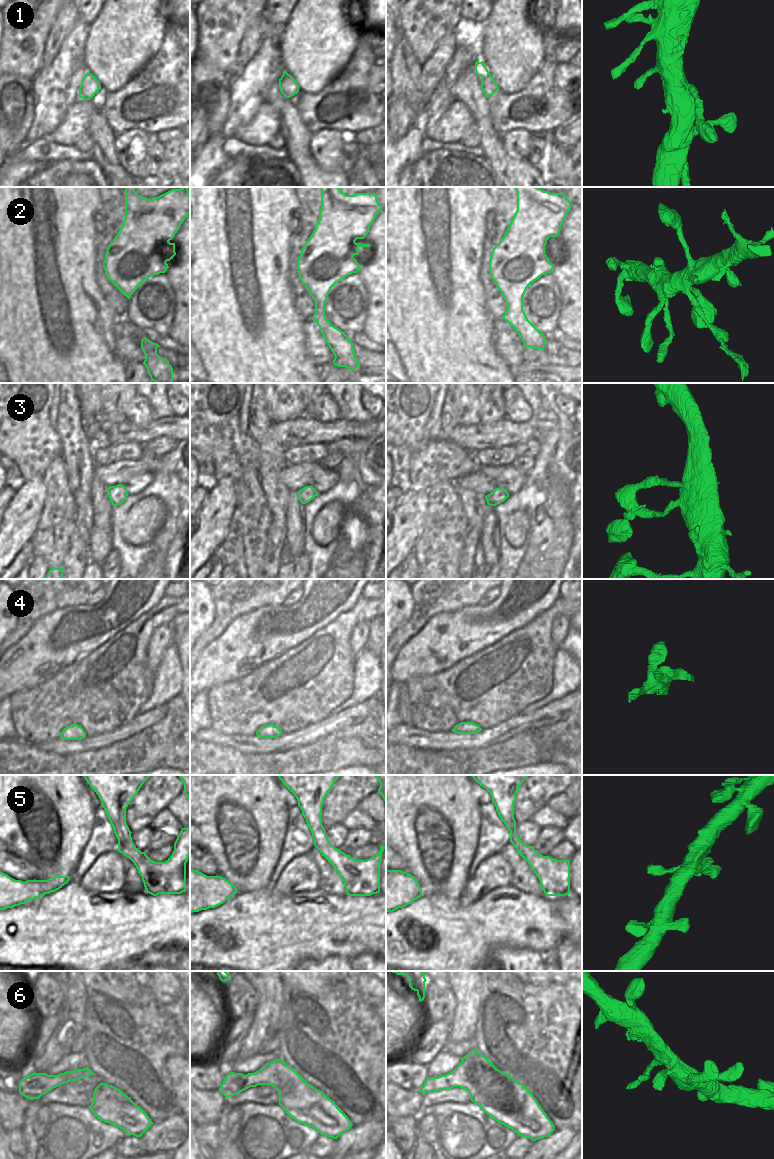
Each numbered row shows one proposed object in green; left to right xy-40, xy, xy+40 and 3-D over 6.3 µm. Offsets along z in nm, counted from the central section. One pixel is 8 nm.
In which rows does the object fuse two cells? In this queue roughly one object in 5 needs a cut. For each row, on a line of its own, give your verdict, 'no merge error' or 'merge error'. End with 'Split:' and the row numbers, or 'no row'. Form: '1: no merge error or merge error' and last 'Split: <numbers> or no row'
1: no merge error
2: merge error
3: no merge error
4: no merge error
5: no merge error
6: no merge error
Split: 2

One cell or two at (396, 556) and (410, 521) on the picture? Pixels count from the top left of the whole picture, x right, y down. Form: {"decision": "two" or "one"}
{"decision": "one"}

